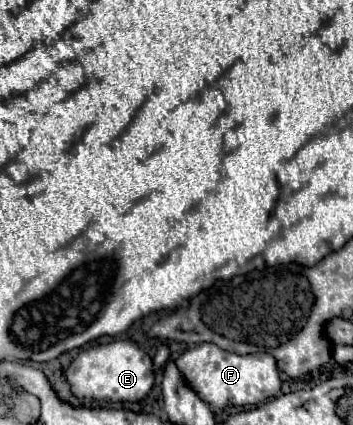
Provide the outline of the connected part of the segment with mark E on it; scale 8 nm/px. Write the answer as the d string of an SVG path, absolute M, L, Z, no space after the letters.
M118 339L112 343L84 349L68 367L66 379L72 385L74 395L100 399L100 401L138 401L148 395L154 385L152 357L132 339Z

